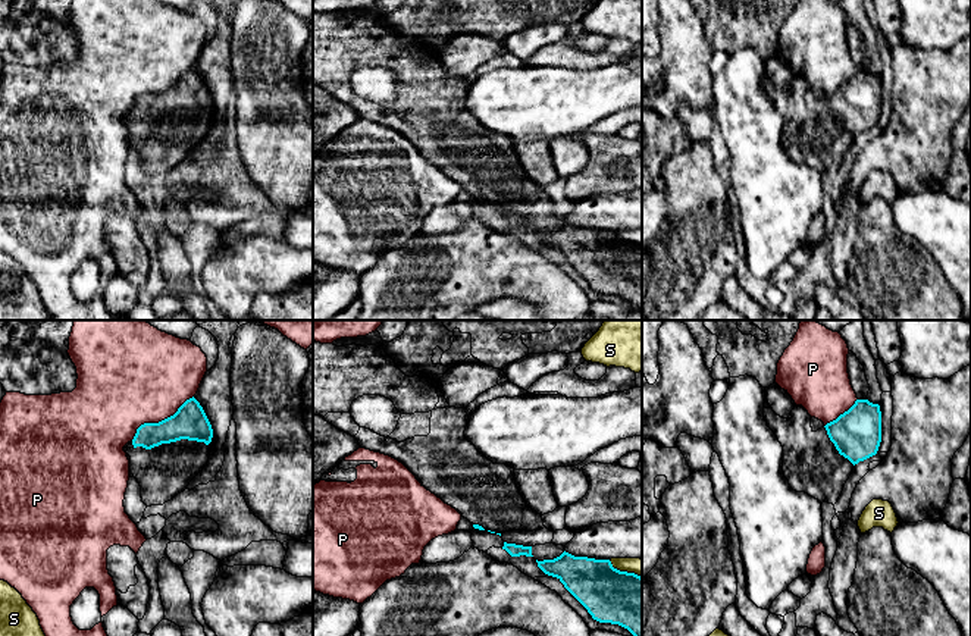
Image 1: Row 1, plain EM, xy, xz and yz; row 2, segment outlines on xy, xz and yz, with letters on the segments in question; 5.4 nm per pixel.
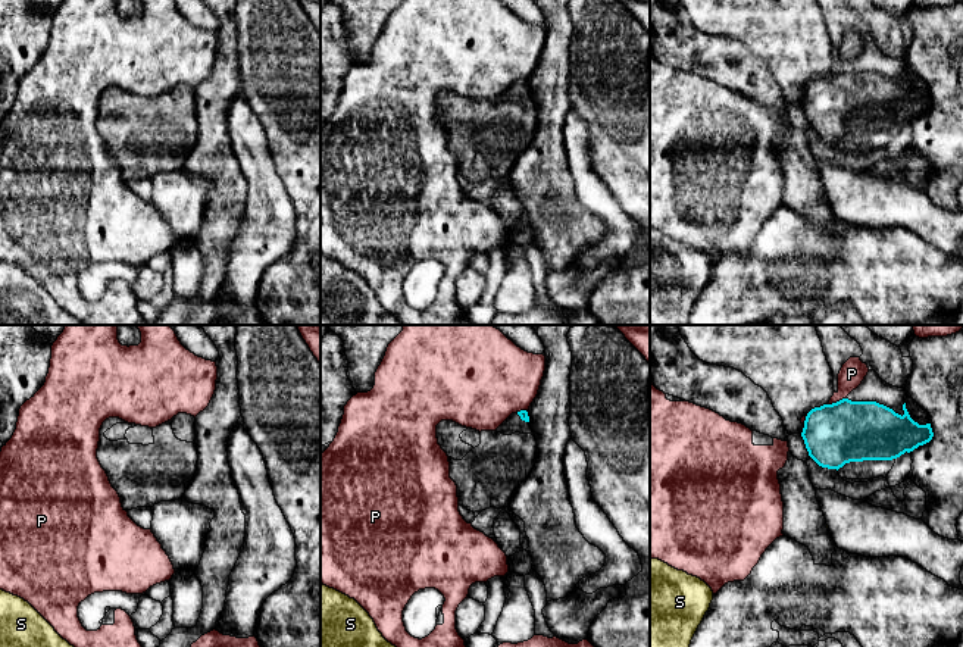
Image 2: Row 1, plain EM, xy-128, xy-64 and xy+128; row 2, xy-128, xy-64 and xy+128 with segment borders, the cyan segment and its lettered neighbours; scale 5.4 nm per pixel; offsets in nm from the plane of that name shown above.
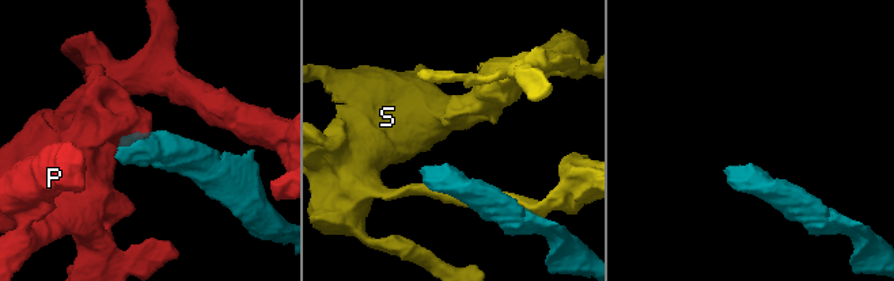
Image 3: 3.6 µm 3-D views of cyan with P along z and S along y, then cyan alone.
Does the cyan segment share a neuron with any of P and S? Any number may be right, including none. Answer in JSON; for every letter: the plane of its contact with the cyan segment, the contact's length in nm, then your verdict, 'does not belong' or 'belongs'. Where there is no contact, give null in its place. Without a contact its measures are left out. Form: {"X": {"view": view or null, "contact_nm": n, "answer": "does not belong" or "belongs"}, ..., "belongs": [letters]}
{"P": {"view": "xy", "contact_nm": 420, "answer": "does not belong"}, "S": {"view": "xz", "contact_nm": 200, "answer": "does not belong"}, "belongs": []}

